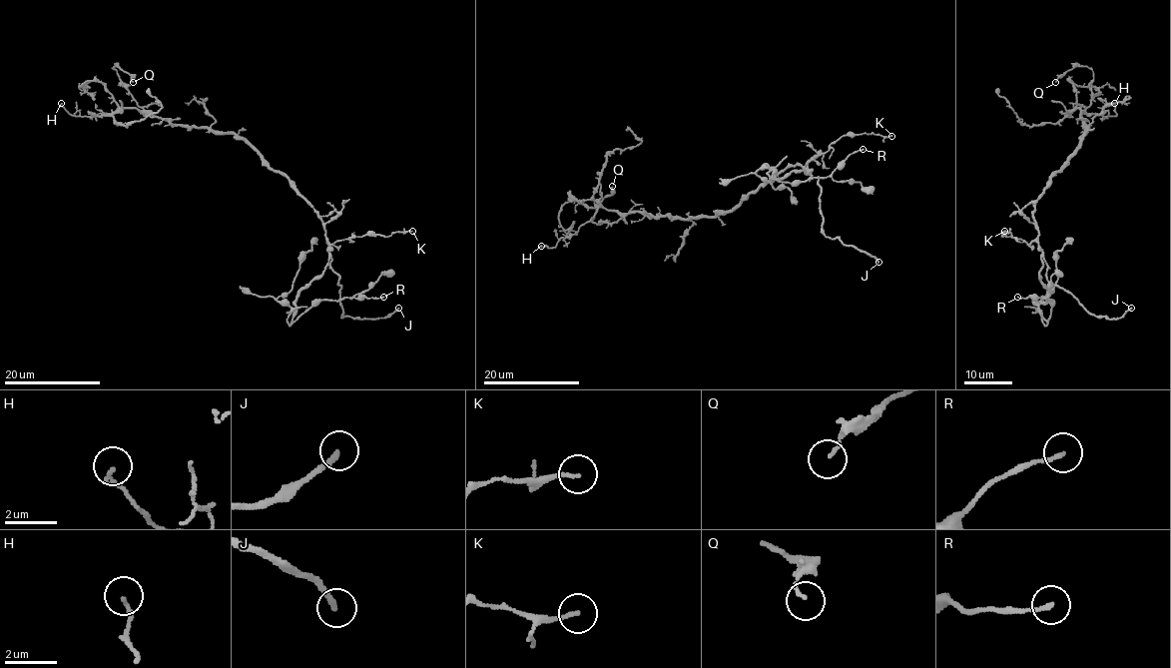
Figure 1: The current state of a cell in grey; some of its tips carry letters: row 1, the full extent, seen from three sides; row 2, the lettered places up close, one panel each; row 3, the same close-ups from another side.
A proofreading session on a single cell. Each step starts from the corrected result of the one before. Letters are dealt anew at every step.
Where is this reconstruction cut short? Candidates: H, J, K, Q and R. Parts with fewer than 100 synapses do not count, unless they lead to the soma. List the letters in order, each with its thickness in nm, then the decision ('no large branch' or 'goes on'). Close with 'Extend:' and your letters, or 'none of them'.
H: calibre 140 nm; no large branch
J: calibre 200 nm; goes on
K: calibre 130 nm; no large branch
Q: calibre 120 nm; no large branch
R: calibre 150 nm; no large branch
Extend: J

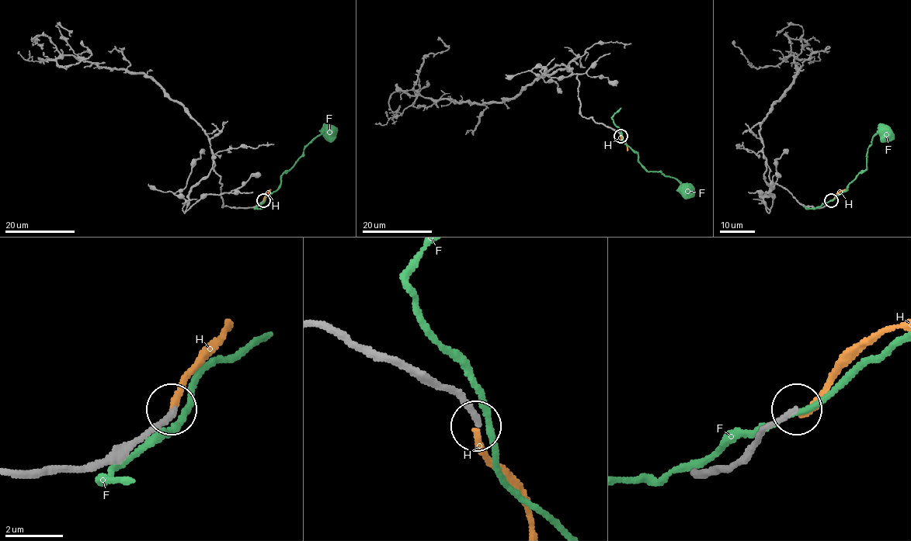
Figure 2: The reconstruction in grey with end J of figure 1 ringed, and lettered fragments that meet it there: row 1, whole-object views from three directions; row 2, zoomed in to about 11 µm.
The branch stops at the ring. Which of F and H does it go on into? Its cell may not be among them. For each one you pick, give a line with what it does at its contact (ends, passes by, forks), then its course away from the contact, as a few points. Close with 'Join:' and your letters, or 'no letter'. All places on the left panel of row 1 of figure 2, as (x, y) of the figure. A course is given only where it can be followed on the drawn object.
Join: no letter

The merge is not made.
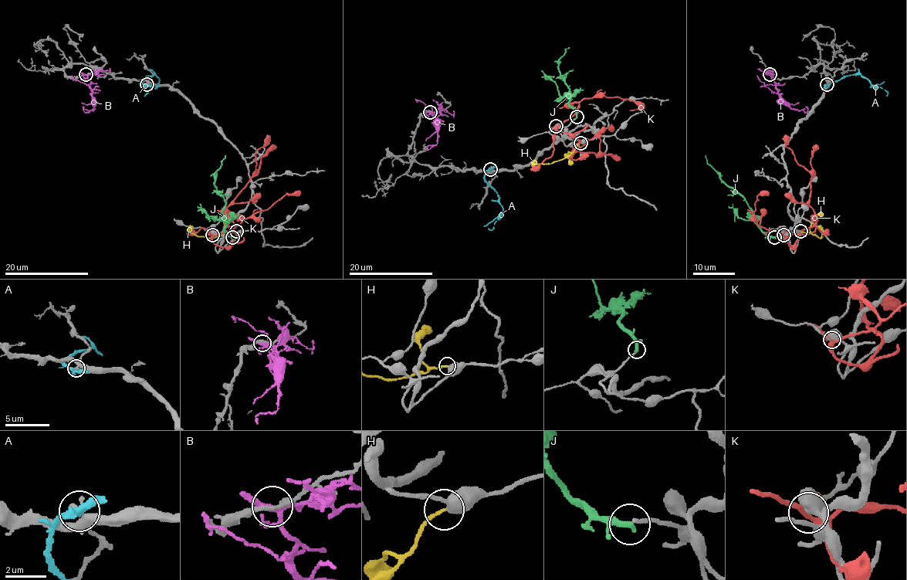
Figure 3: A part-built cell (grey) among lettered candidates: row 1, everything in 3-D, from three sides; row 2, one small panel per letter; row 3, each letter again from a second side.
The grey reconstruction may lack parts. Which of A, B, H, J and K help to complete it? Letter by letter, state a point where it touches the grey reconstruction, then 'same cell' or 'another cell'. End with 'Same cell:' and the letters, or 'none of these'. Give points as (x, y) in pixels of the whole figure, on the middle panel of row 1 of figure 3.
A: meets grey at (490, 169); another cell
B: meets grey at (430, 112); another cell
H: meets grey at (580, 143); same cell
J: meets grey at (577, 117); another cell
K: meets grey at (556, 126); another cell
Same cell: H

